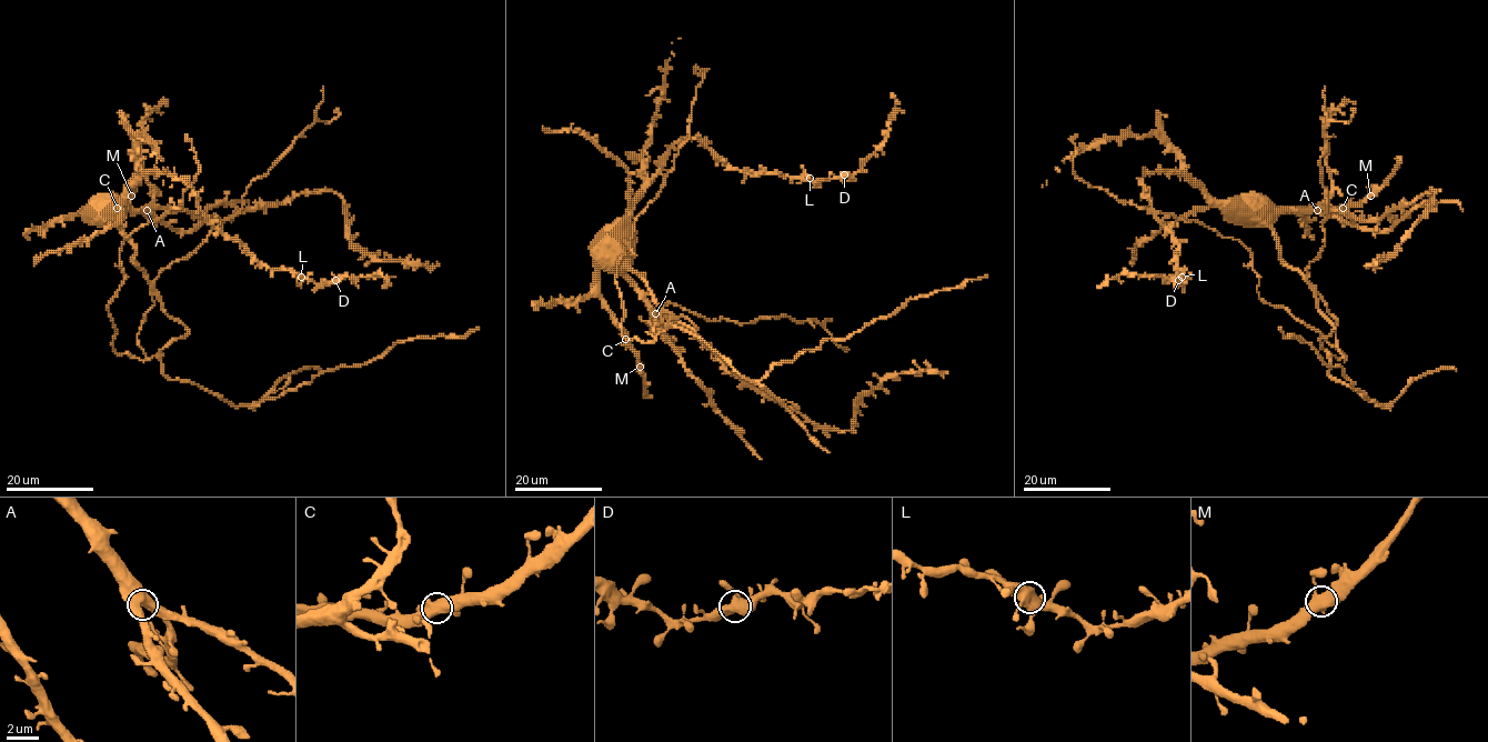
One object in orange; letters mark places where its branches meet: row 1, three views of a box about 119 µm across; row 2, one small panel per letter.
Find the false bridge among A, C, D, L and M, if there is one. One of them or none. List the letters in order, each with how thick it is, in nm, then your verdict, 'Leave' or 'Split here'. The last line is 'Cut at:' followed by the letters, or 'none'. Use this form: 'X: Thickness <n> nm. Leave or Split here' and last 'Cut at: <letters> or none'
A: Thickness 480 nm. Leave
C: Thickness 500 nm. Leave
D: Thickness 500 nm. Leave
L: Thickness 500 nm. Leave
M: Thickness 480 nm. Leave
Cut at: none

